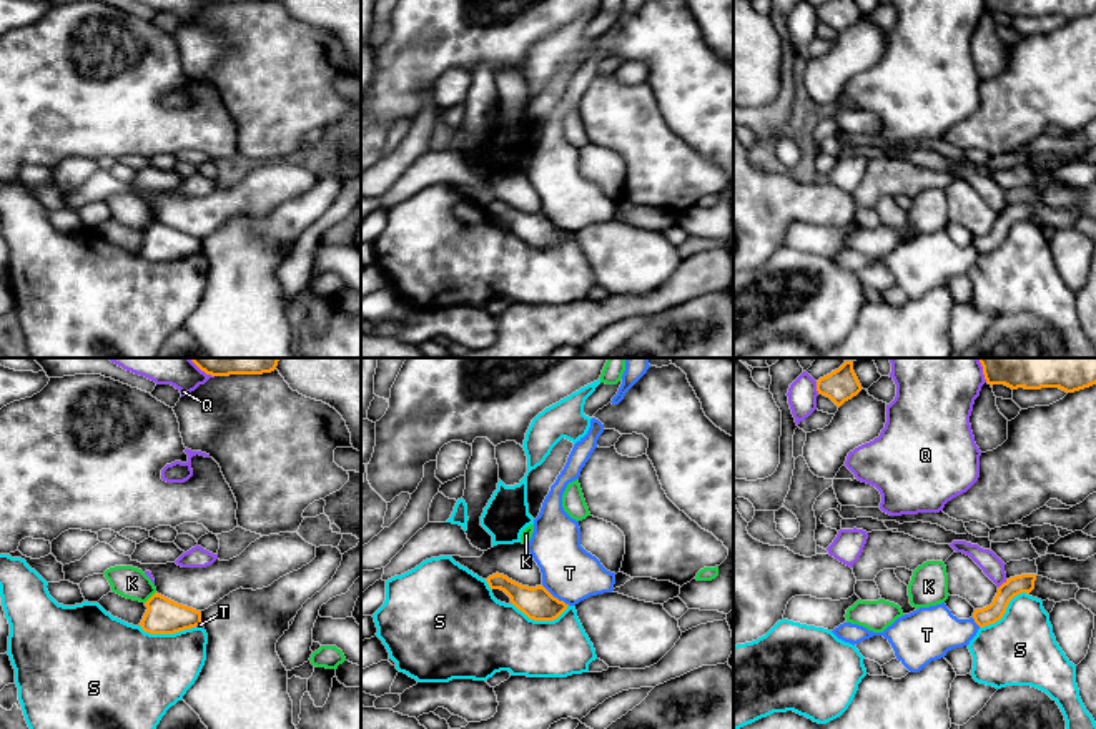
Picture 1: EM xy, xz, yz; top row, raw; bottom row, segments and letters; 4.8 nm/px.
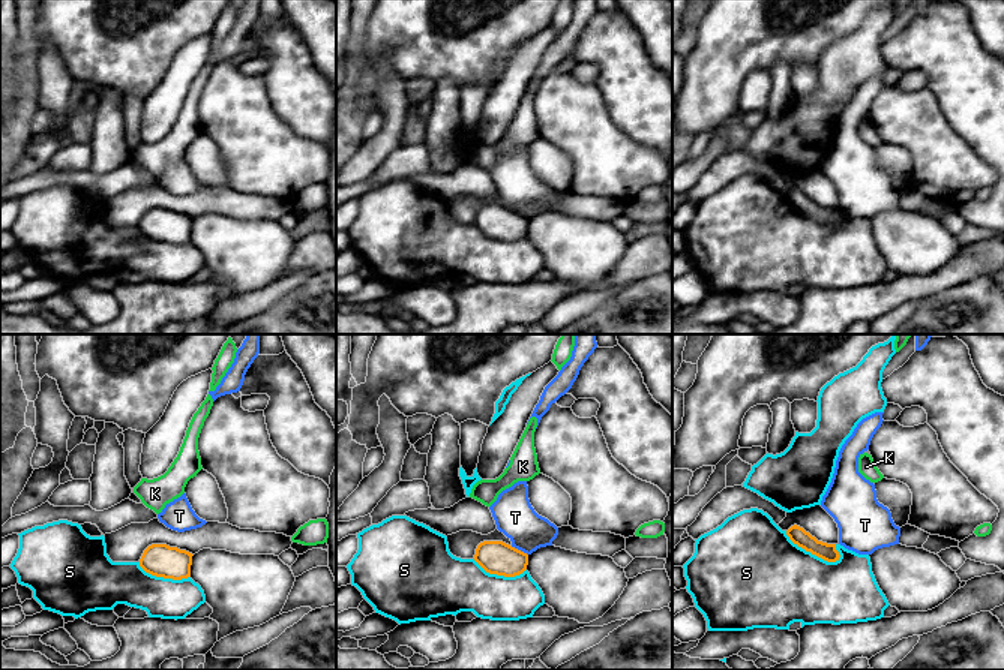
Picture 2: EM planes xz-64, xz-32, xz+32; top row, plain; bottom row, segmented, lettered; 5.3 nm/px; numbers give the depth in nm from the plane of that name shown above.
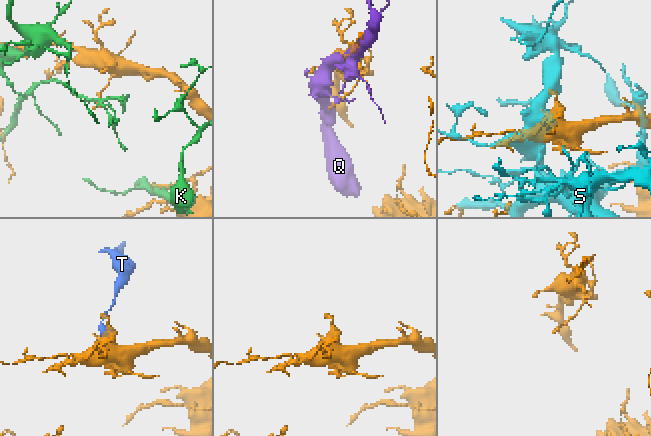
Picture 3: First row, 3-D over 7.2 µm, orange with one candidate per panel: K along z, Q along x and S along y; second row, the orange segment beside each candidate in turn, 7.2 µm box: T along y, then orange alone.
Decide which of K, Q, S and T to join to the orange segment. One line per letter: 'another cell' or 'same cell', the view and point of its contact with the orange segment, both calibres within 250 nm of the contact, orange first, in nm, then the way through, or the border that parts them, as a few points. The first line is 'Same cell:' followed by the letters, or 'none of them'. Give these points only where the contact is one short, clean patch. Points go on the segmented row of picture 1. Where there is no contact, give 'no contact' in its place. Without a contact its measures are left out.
Same cell: none of them
K: another cell | xy (150, 598) | 180/160 nm
Q: another cell | yz (817, 388) | 160/140 nm
S: another cell | xy (167, 633) | 180/420 nm
T: another cell | xz (556, 598) | 160/280 nm | along xz (541, 585), (569, 605)

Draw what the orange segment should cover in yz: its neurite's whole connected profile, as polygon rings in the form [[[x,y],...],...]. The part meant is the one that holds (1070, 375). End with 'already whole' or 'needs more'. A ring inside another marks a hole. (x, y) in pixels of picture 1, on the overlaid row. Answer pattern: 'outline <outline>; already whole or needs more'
outline [[[978,358],[988,384],[1011,389],[1059,388],[1074,393],[1096,384],[1096,358]]]; already whole

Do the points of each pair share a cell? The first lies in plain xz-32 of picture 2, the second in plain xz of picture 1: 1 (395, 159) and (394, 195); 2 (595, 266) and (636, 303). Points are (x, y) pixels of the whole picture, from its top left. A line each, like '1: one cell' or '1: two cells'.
1: one cell
2: two cells

